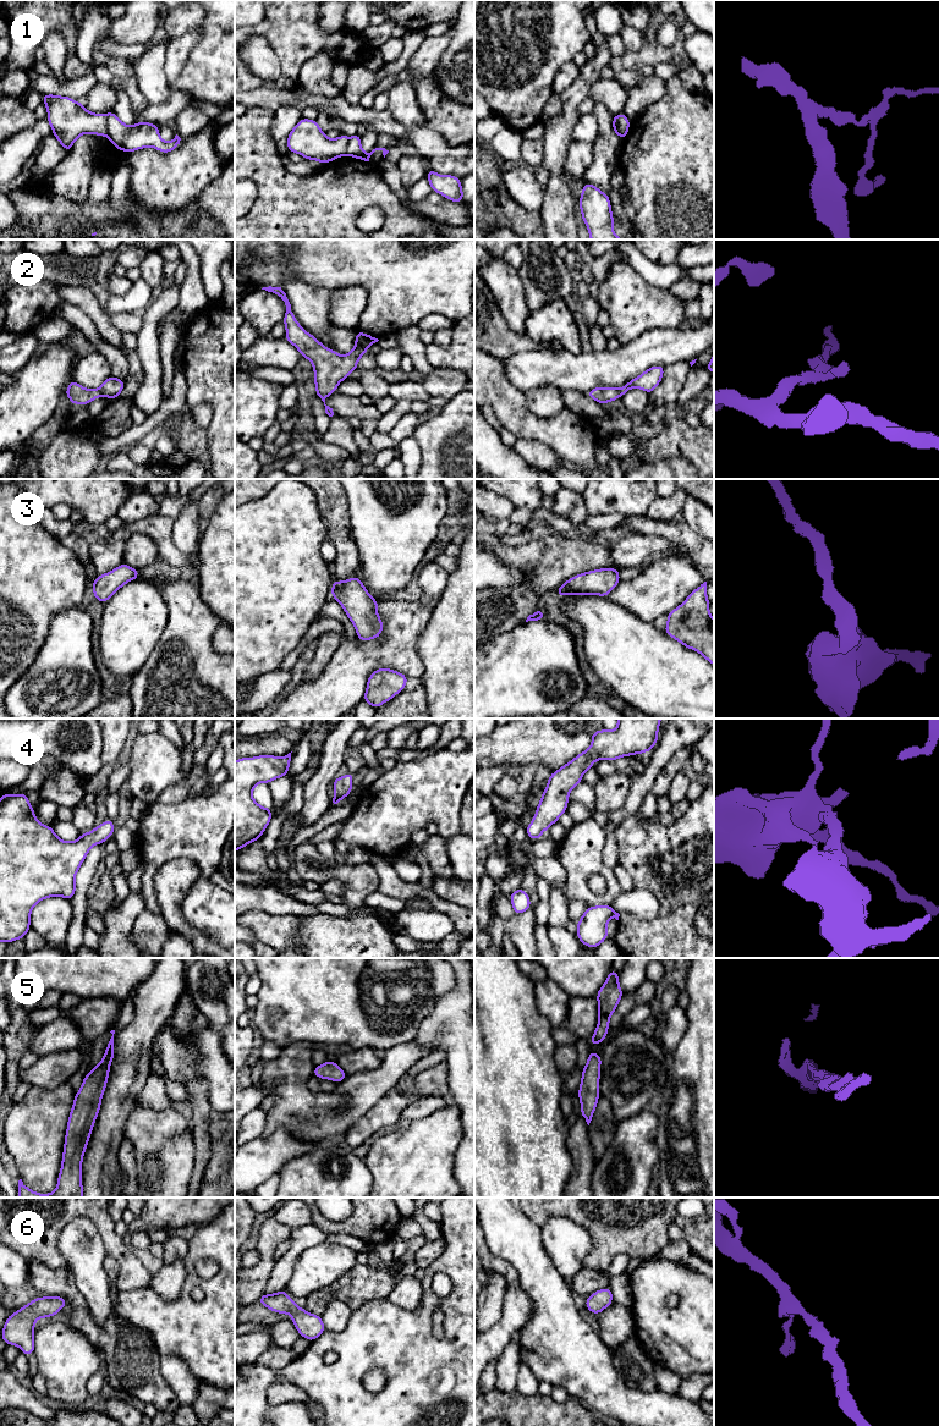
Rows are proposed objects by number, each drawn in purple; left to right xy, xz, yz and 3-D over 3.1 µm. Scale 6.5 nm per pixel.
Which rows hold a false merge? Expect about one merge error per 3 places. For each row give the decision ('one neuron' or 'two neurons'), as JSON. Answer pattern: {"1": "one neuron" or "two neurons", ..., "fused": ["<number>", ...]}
{"1": "two neurons", "2": "one neuron", "3": "one neuron", "4": "one neuron", "5": "one neuron", "6": "one neuron", "fused": ["1"]}

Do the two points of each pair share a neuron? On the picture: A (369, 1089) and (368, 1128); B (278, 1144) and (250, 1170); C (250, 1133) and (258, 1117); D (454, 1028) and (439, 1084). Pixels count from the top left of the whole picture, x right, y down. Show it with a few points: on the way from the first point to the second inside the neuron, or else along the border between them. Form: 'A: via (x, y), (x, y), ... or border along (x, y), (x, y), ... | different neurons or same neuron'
A: border along (389, 1091), (347, 1130) | different neurons
B: via (270, 1151), (257, 1162) | same neuron
C: via (250, 1129), (254, 1121) | same neuron
D: border along (445, 1060), (449, 1089) | different neurons

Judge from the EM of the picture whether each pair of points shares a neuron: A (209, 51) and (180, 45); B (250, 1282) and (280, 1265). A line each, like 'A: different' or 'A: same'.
A: different
B: different

